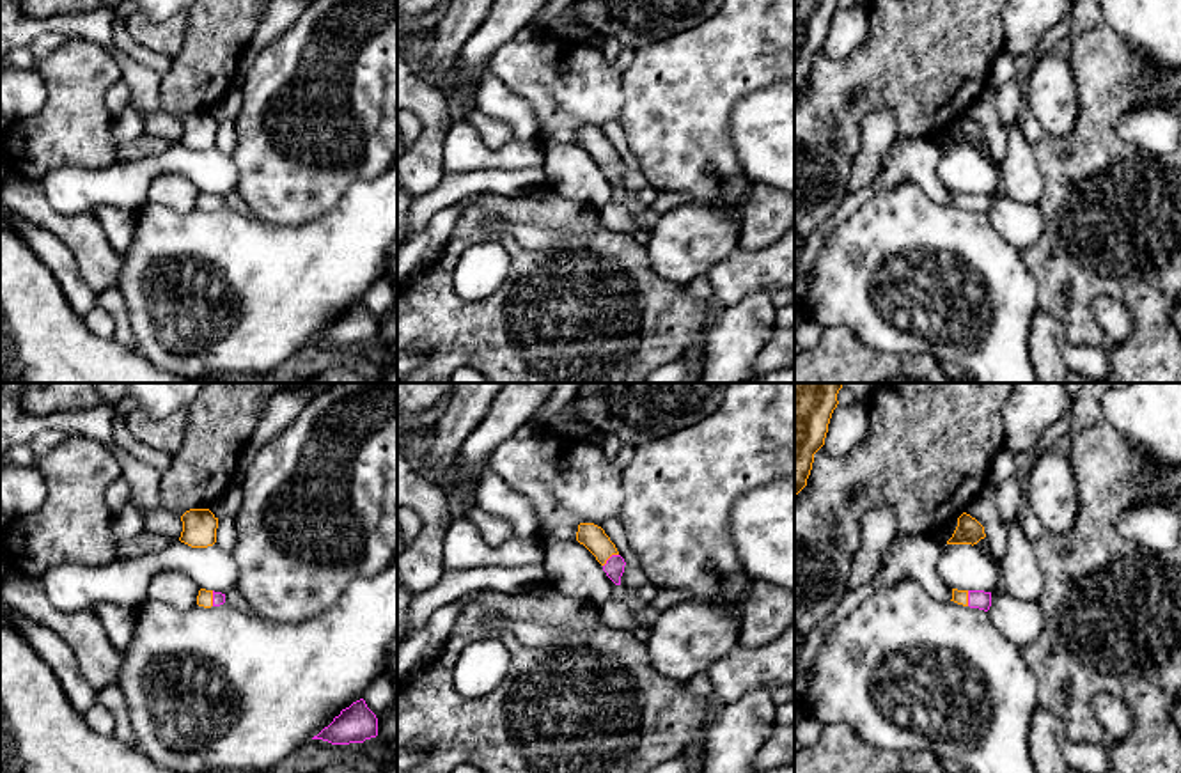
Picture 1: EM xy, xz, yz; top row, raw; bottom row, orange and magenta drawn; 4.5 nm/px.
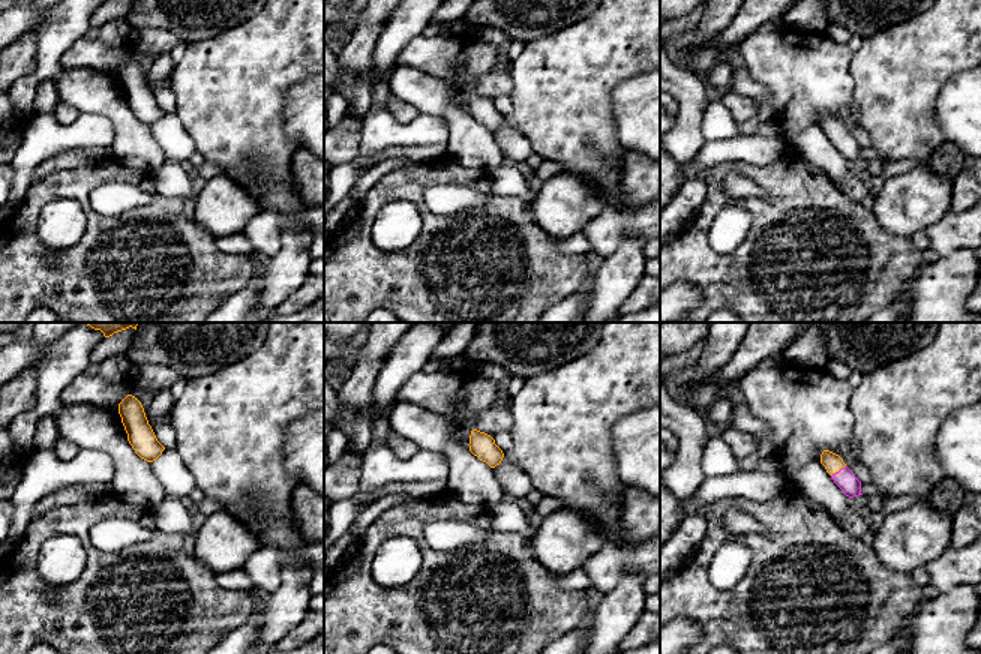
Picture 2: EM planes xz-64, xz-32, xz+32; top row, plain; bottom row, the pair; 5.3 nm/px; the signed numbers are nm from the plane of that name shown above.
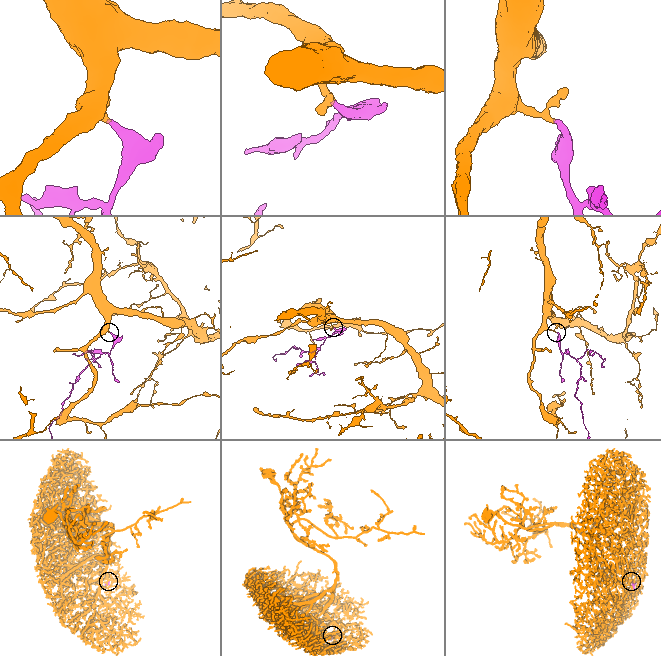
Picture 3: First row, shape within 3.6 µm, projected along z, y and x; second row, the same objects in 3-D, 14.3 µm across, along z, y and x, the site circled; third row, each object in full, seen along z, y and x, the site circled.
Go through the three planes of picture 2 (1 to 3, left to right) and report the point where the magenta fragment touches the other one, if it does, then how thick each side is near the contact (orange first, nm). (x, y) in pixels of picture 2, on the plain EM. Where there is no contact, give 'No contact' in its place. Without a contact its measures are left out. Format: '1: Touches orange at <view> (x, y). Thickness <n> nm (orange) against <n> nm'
1: No contact
2: No contact
3: Touches orange at xz+32 (837, 135). Thickness 100 nm (orange) against 110 nm

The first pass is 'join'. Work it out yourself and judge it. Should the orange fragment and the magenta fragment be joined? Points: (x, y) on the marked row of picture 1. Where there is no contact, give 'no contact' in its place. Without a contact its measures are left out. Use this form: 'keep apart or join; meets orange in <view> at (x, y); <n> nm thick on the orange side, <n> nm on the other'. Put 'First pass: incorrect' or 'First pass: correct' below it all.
join; meets orange in xz at (609, 557); 110 nm thick on the orange side, 90 nm on the other
First pass: correct

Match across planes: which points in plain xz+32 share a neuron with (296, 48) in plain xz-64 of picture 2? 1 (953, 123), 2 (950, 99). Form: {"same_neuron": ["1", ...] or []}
{"same_neuron": []}

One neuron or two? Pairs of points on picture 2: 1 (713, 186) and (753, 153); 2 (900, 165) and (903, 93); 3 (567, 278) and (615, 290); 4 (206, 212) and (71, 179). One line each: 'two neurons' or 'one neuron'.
1: two neurons
2: two neurons
3: two neurons
4: two neurons

